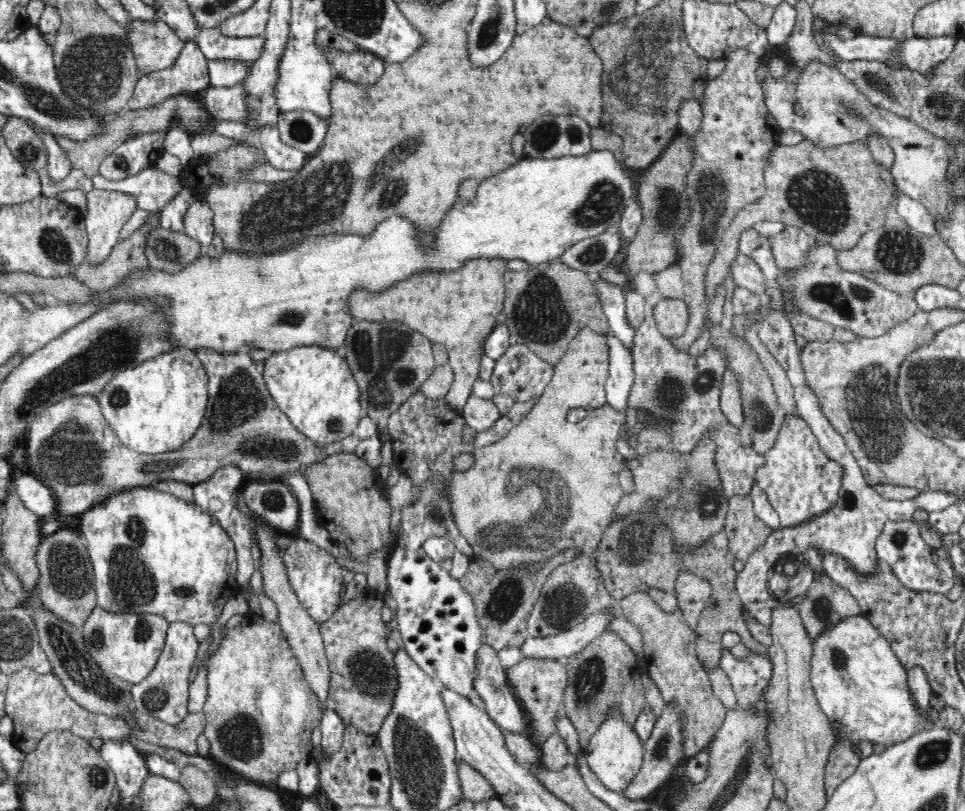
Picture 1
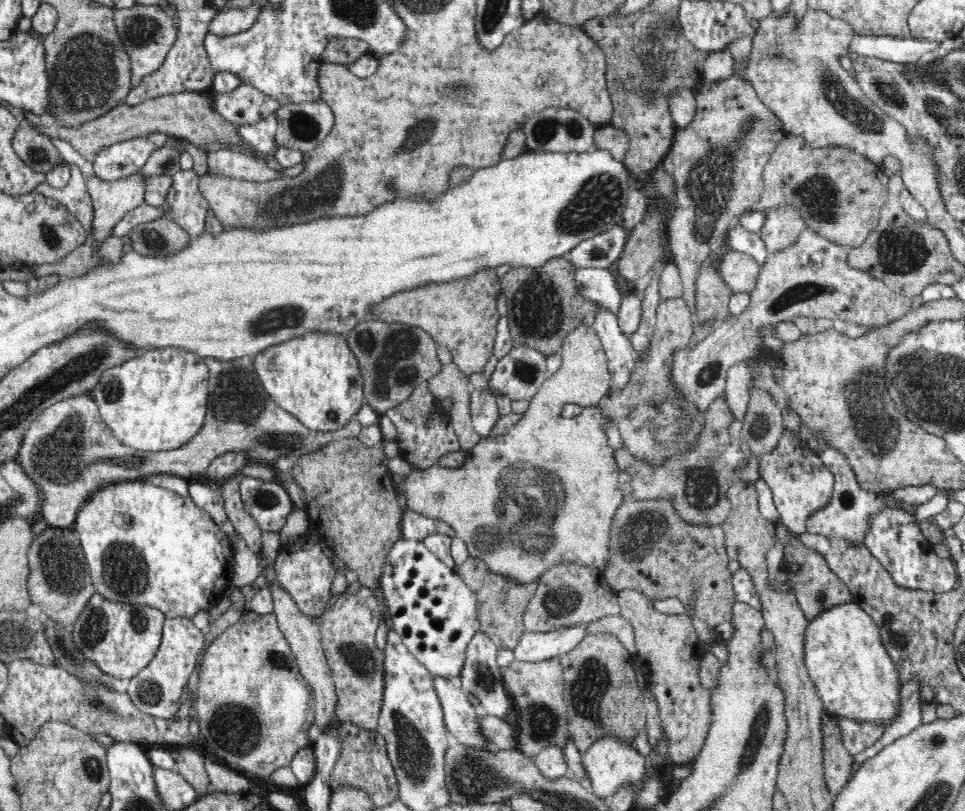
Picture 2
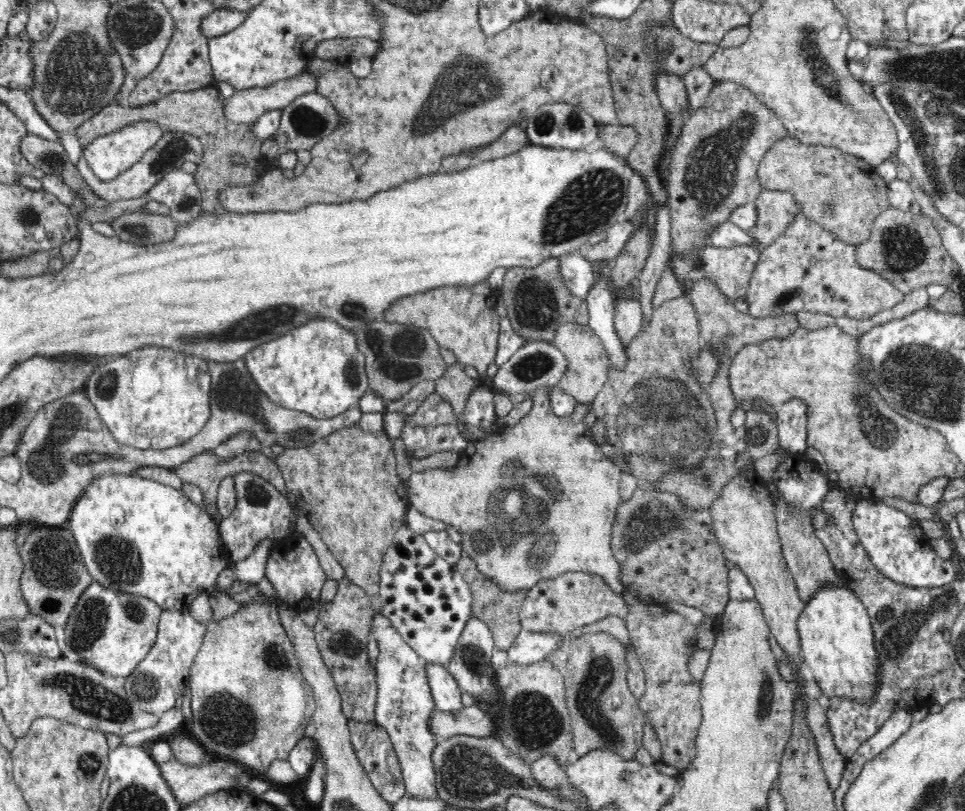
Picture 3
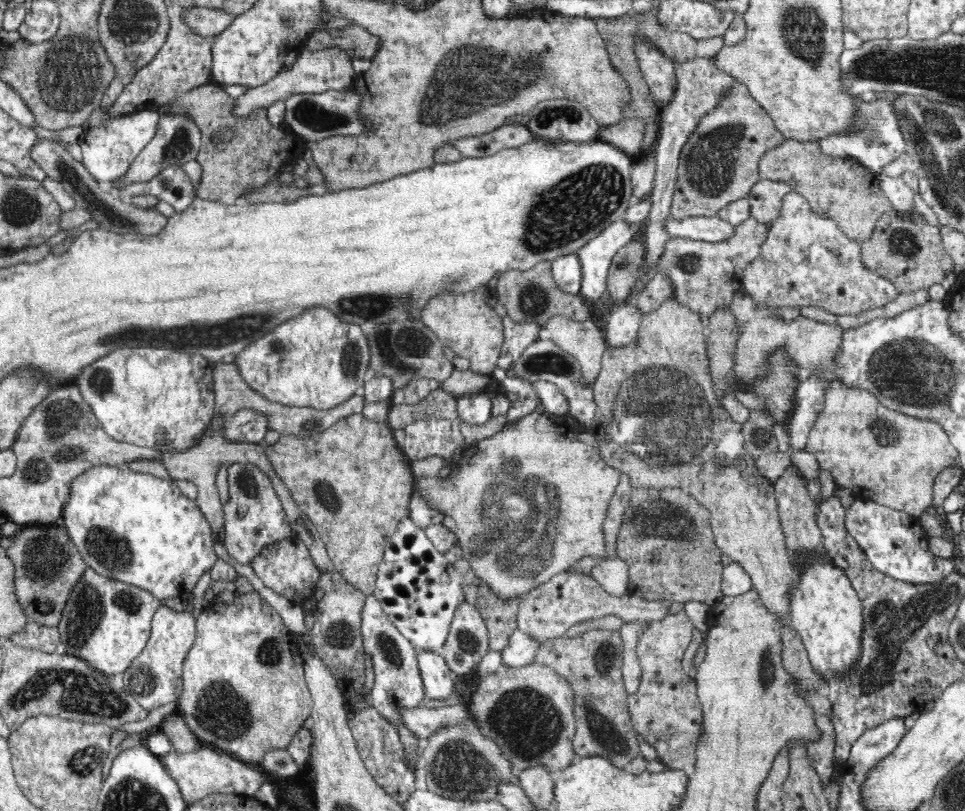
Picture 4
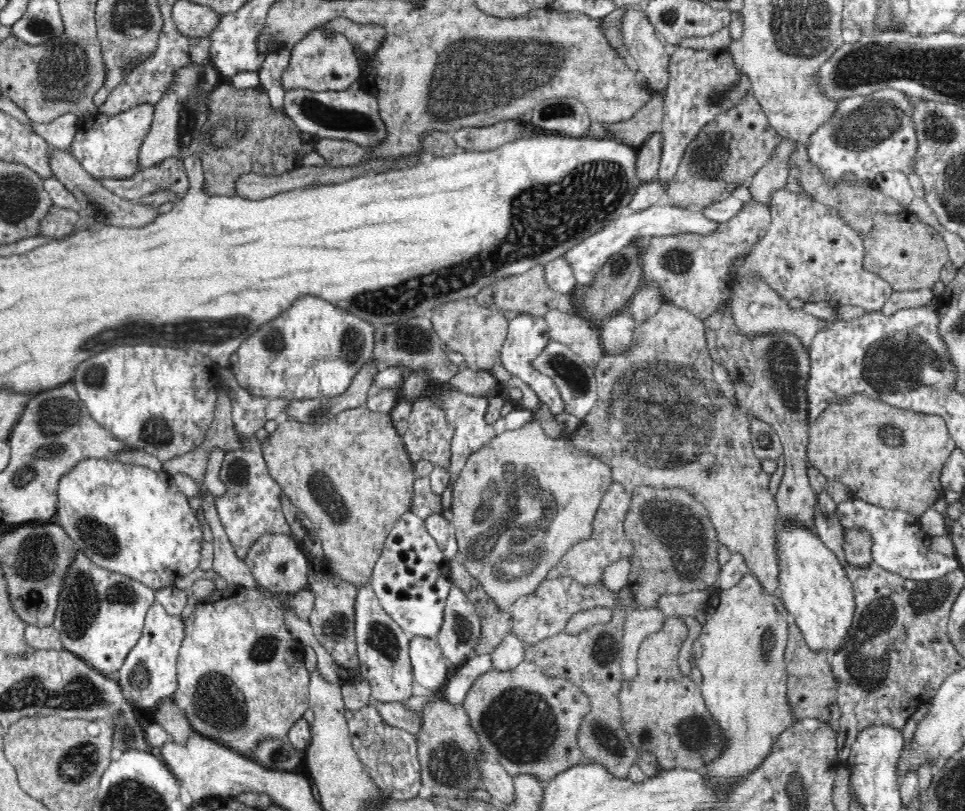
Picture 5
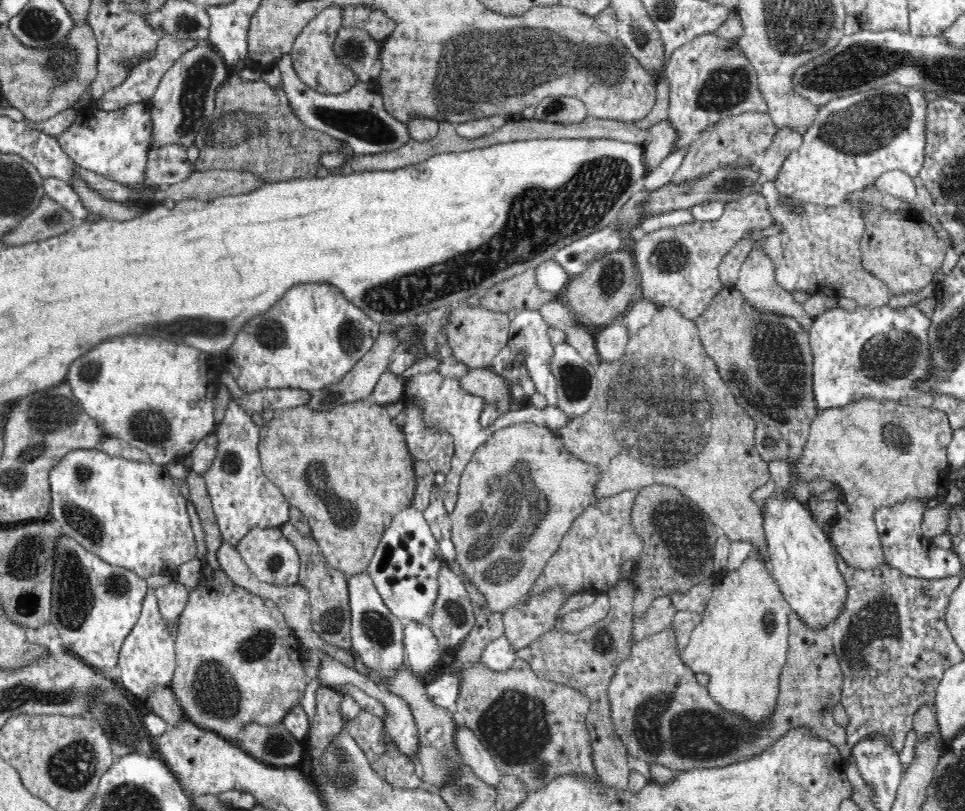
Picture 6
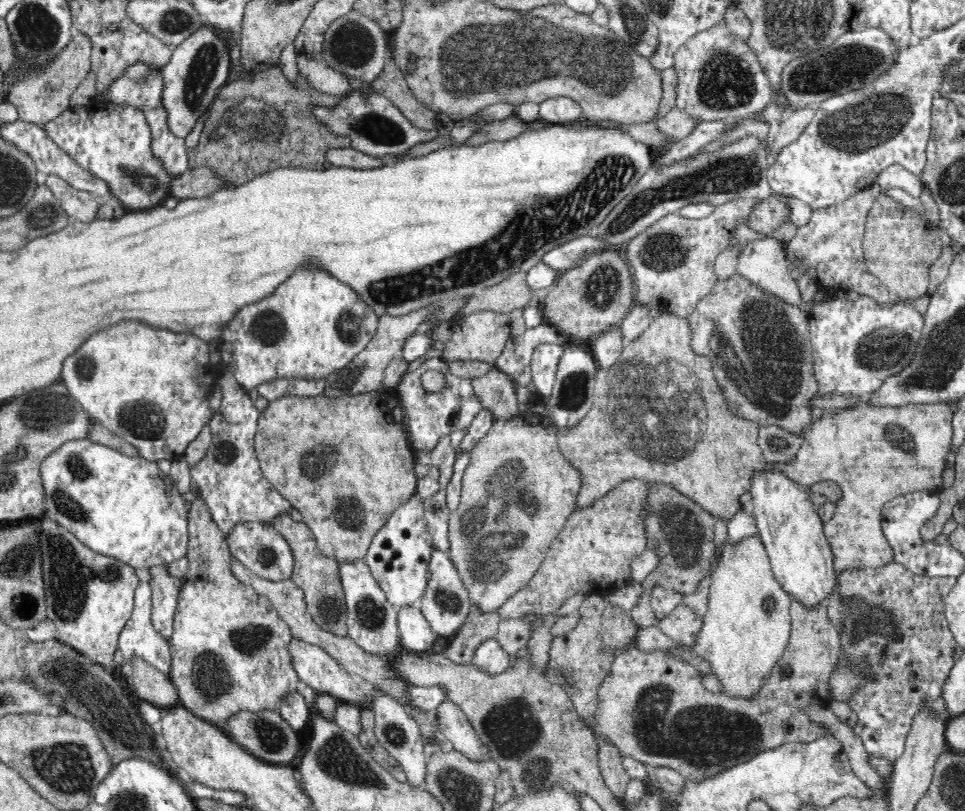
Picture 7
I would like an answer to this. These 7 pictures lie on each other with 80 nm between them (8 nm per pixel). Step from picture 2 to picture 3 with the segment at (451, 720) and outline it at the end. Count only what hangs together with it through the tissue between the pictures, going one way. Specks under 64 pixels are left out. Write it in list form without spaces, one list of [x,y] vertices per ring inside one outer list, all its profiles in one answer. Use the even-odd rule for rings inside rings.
[[[424,661],[426,667],[426,677],[435,708],[444,713],[456,715],[458,710],[462,710],[462,694],[464,693],[458,686],[457,680],[441,664],[431,664]]]

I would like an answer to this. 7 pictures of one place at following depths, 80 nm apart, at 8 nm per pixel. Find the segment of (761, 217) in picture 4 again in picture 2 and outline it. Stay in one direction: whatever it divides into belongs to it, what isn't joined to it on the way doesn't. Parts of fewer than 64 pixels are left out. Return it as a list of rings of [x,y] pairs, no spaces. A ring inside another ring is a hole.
[[[791,204],[774,206],[764,212],[764,226],[758,232],[766,244],[767,252],[778,253],[797,244],[800,230],[805,228],[804,221]]]

